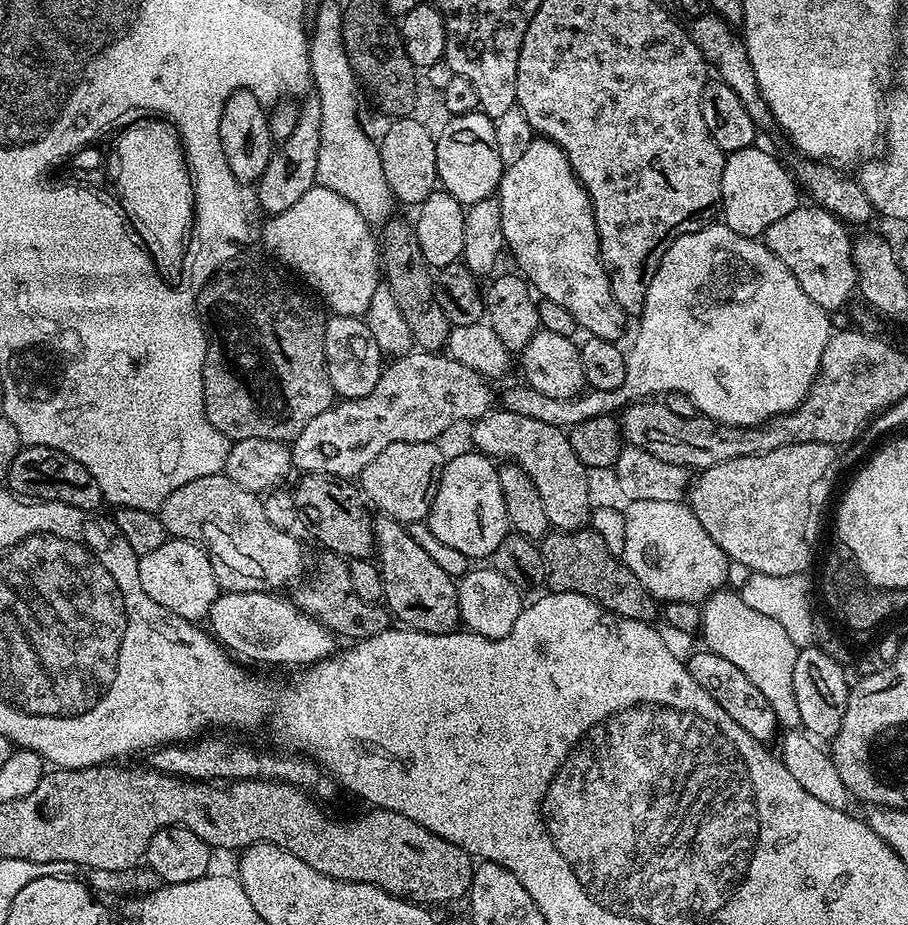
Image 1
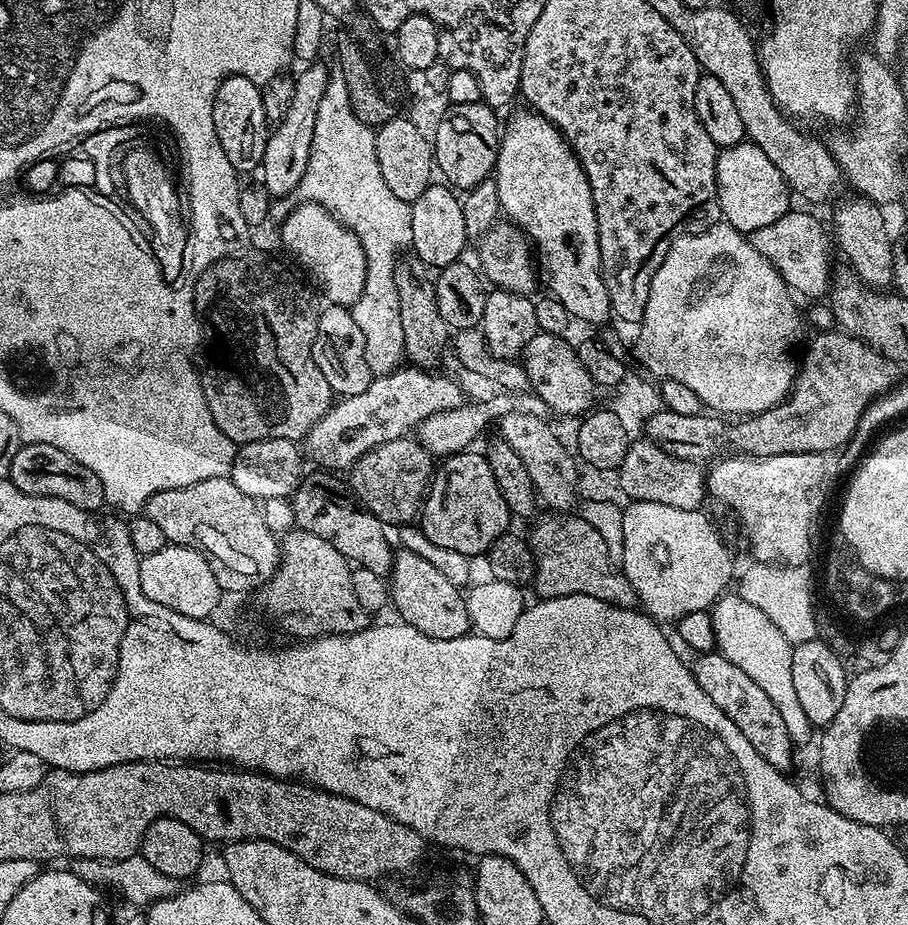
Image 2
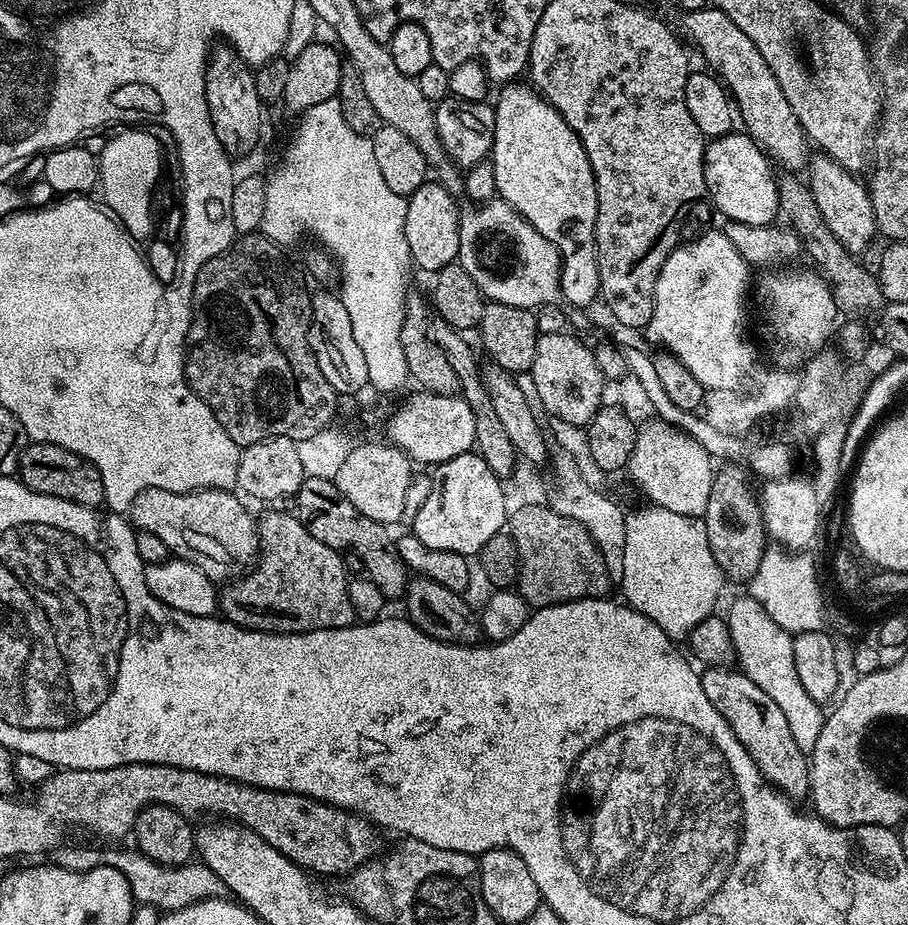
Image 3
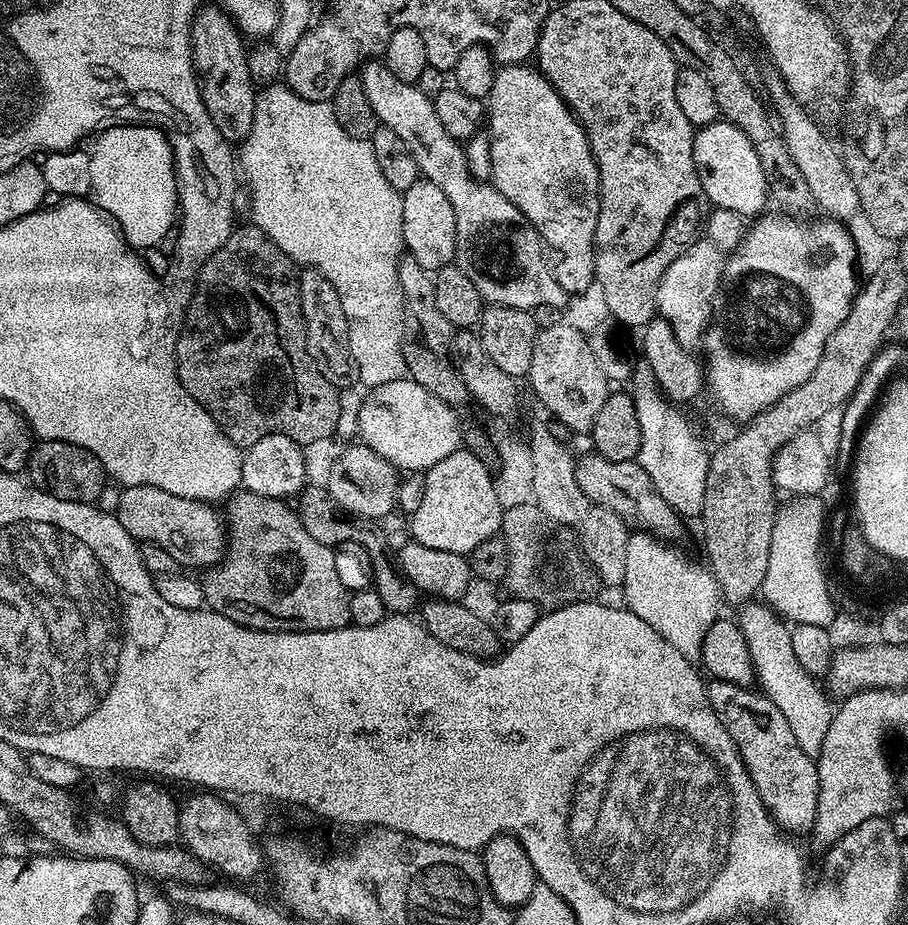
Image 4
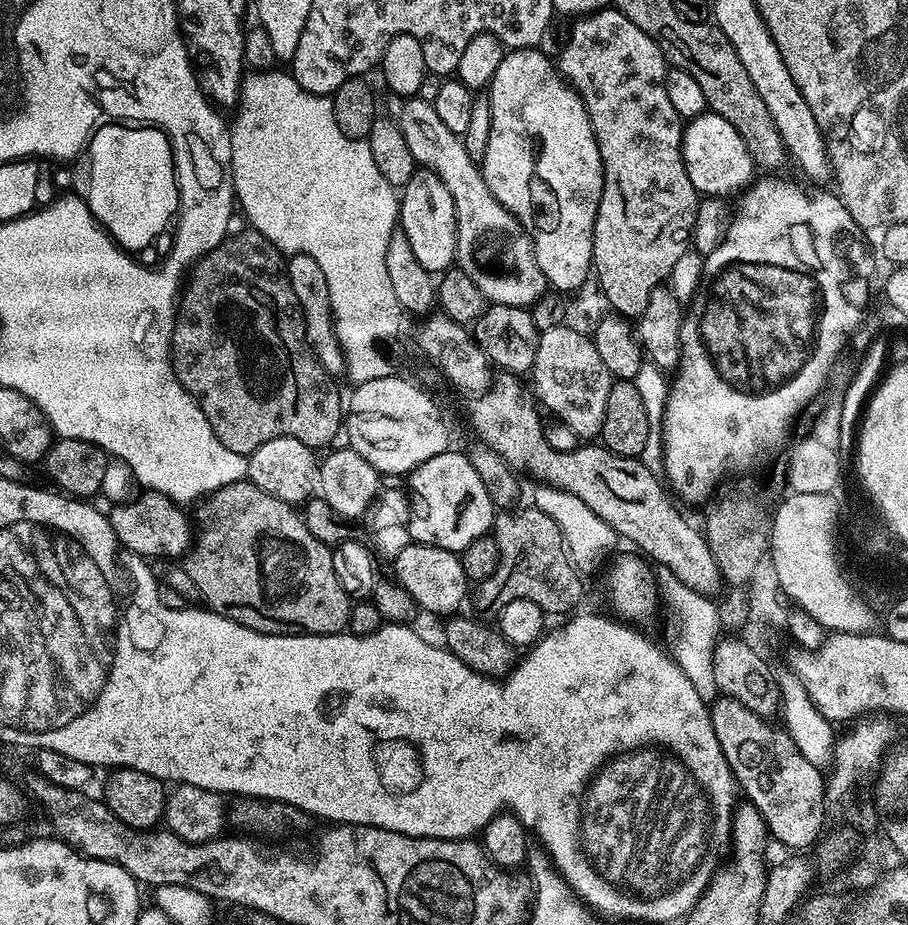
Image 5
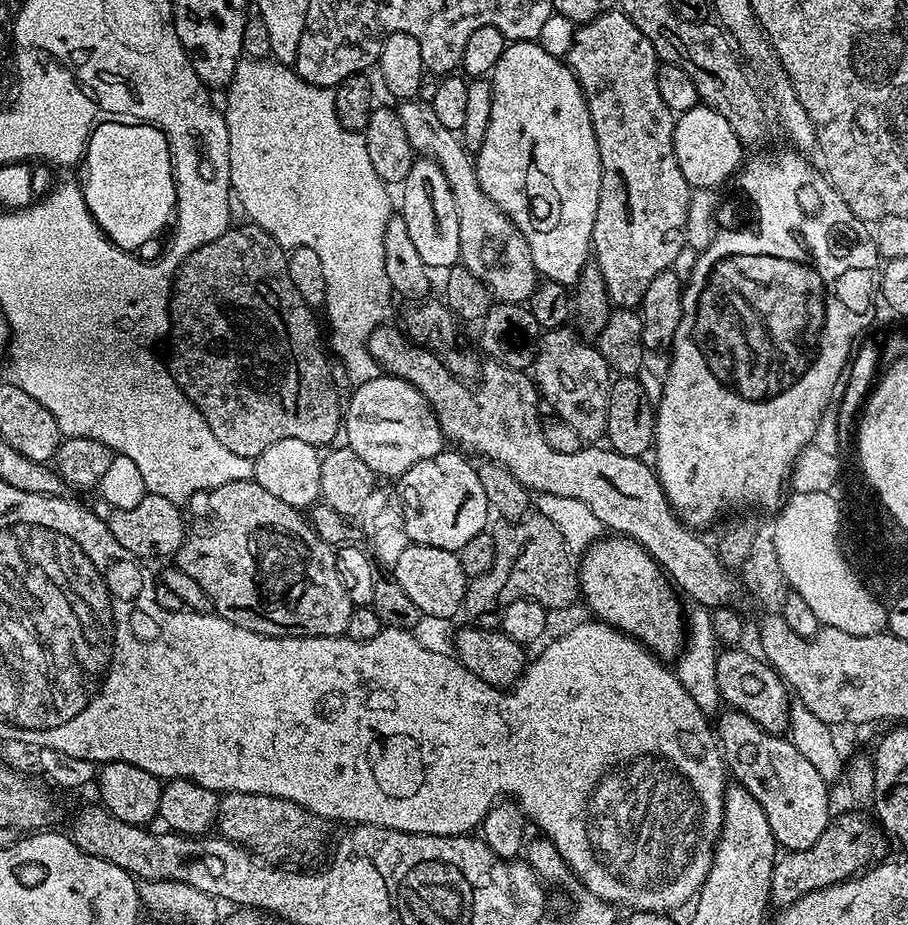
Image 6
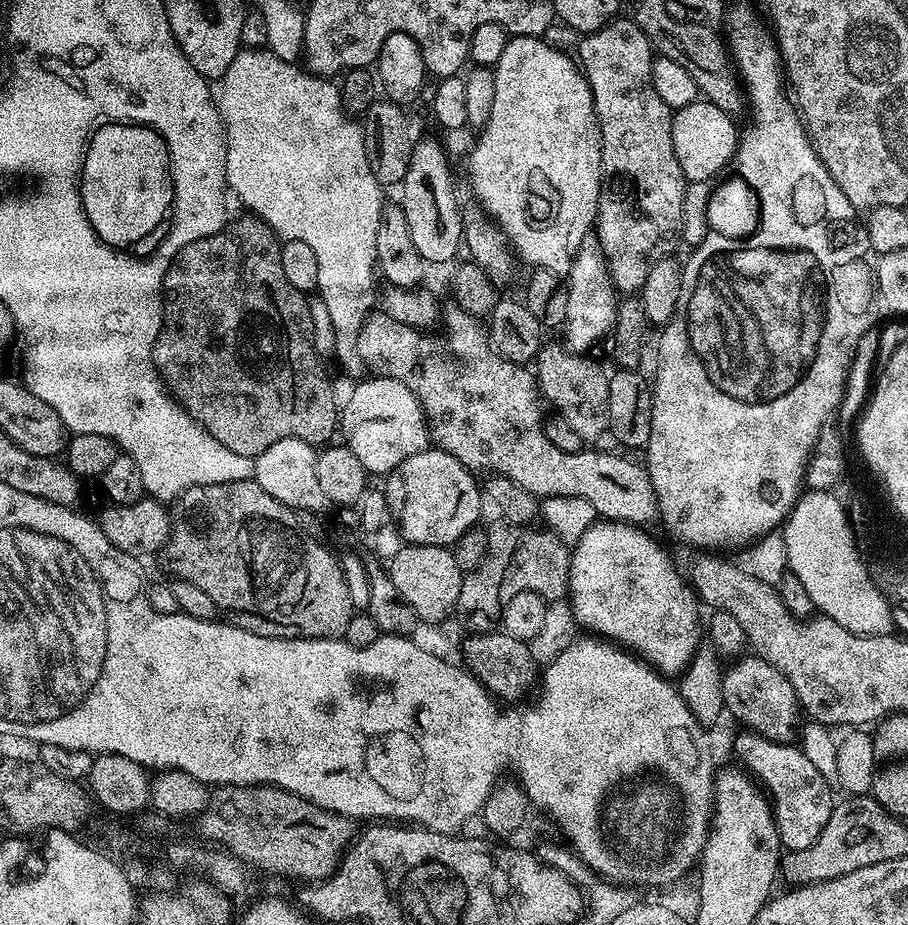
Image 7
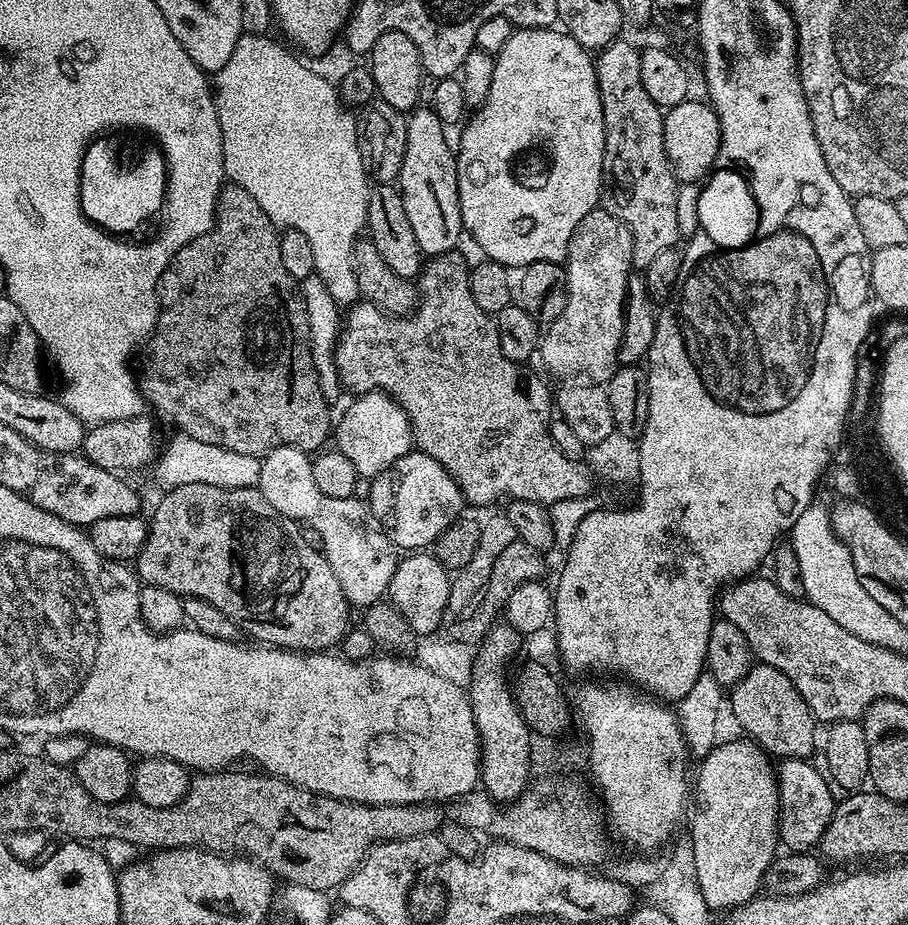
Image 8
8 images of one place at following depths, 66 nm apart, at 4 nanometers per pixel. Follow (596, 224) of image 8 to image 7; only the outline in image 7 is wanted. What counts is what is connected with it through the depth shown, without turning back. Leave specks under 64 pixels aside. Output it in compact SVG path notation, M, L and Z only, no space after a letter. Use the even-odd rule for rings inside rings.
M590 234L582 242L572 268L566 277L568 286L568 309L562 325L562 333L568 341L567 347L576 354L587 353L600 339L607 337L616 325L616 309L618 307L618 289L612 283L612 275L608 273L608 259L604 256L600 242Z

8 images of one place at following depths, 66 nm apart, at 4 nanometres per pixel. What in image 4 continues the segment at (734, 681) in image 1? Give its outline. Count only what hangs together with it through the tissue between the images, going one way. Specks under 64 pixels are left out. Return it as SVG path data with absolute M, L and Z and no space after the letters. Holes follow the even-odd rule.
M709 679L706 691L718 722L722 722L726 734L732 739L748 777L773 820L785 833L811 833L818 814L818 770L815 759L807 756L802 746L798 746L782 710L778 710L778 706L774 706L774 702L770 702L763 692L751 687L743 688L730 682Z

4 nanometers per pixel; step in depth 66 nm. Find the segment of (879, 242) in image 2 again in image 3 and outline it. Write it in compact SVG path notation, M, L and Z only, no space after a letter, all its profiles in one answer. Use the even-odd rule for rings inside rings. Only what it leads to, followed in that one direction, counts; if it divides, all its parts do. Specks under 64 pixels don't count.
M823 154L813 155L806 169L806 183L812 189L814 202L818 202L824 224L830 226L834 238L838 238L838 242L846 246L848 252L861 254L871 246L872 239L877 239L878 229L868 189L856 180L859 179L853 173Z

